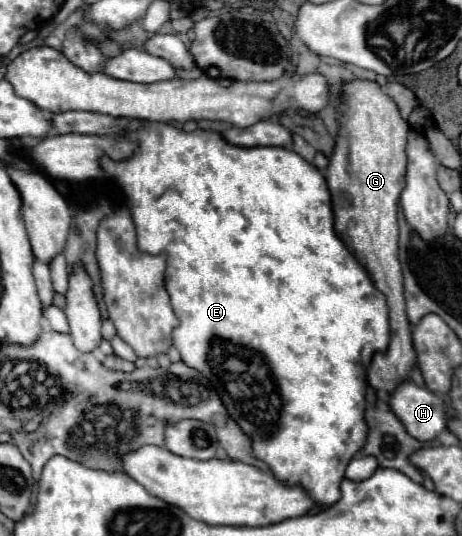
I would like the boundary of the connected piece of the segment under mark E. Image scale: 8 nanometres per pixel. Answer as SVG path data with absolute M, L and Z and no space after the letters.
M143 121L135 131L123 135L125 141L133 143L133 155L129 159L113 161L103 155L99 159L101 169L115 179L117 187L123 193L123 199L129 203L131 217L137 229L137 247L145 253L165 253L165 289L171 297L179 325L173 329L173 345L179 349L183 363L201 371L211 383L219 385L219 395L229 411L229 415L239 423L243 433L253 441L255 457L263 459L277 481L289 487L305 489L311 499L321 507L331 507L339 501L341 491L339 483L343 481L345 467L361 451L367 439L365 413L365 387L367 387L367 363L375 351L387 349L389 339L389 313L383 293L379 293L369 277L369 273L359 265L359 261L347 251L341 239L333 233L333 211L331 195L327 183L315 165L307 163L299 153L285 147L239 147L227 143L221 133L209 129L195 129L185 133L183 129L173 127L171 123Z

